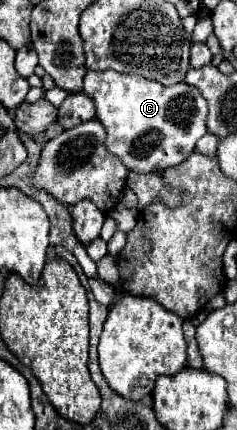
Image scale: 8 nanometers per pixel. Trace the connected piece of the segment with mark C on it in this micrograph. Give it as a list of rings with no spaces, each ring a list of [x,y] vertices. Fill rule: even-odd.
[[[86,70],[82,92],[96,102],[96,118],[106,128],[108,150],[130,170],[162,172],[182,164],[194,152],[196,142],[208,132],[206,100],[198,94],[198,88],[184,82],[162,86],[160,82],[136,74]]]

